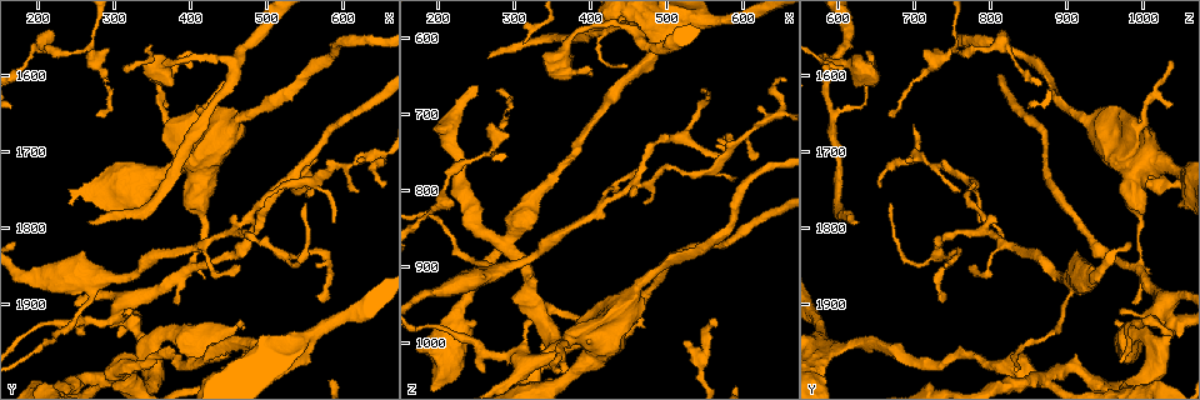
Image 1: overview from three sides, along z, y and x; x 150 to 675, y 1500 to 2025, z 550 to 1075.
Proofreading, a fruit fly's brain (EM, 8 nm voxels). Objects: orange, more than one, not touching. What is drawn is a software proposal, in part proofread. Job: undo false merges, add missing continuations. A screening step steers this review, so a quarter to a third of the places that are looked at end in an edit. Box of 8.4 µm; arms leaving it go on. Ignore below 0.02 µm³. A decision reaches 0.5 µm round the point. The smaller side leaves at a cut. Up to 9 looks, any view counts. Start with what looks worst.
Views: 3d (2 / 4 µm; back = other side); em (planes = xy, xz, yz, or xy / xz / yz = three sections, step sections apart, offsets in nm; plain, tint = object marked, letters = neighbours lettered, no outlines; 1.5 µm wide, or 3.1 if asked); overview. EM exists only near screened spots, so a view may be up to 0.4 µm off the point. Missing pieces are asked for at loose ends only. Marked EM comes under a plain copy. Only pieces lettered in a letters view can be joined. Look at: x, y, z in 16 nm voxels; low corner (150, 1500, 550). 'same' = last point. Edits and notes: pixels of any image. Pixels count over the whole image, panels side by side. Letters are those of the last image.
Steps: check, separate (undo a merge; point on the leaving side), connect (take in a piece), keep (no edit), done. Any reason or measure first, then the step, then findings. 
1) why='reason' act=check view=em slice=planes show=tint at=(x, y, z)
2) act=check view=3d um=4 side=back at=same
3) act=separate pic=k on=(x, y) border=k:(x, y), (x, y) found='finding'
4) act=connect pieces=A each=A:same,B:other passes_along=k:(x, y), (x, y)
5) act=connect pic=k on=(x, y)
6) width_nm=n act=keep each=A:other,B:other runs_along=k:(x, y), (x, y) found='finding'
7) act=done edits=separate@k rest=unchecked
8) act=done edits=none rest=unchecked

why='long arm stops here' act=check view=em slice=yz step=4 show=letters at=(265, 1795, 630)

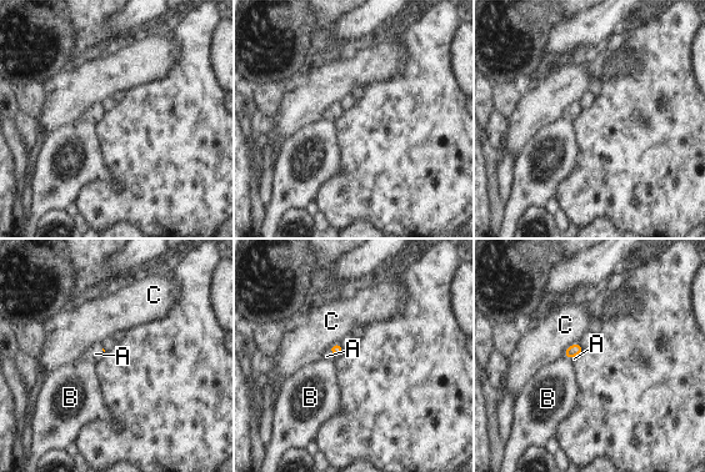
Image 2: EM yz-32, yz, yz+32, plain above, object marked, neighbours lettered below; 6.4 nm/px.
act=connect pieces=A each=A:same,B:other,C:other passes_along=2:(336, 349), (331, 354), (326, 356) found='the cell continues'

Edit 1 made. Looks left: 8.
act=check view=em slice=planes show=letters at=(355, 1580, 1040)

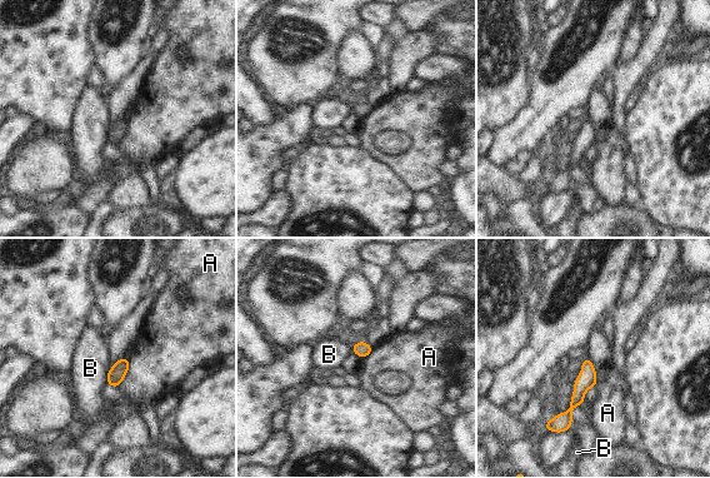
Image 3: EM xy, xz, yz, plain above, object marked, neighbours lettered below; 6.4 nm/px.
longest_contact=A:220nm act=keep each=A:other,B:other runs_along=3:(586, 362), (586, 379), (565, 426) found='no lettered piece goes on from it'

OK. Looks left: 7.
why='sudden change in width' act=check view=3d um=2 at=(415, 1780, 1000)

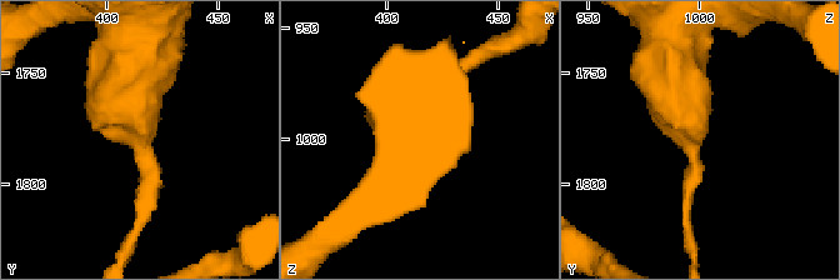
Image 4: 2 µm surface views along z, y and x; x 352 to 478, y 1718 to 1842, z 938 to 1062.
act=check view=em slice=xy step=4 show=tint at=(416, 1781, 996)

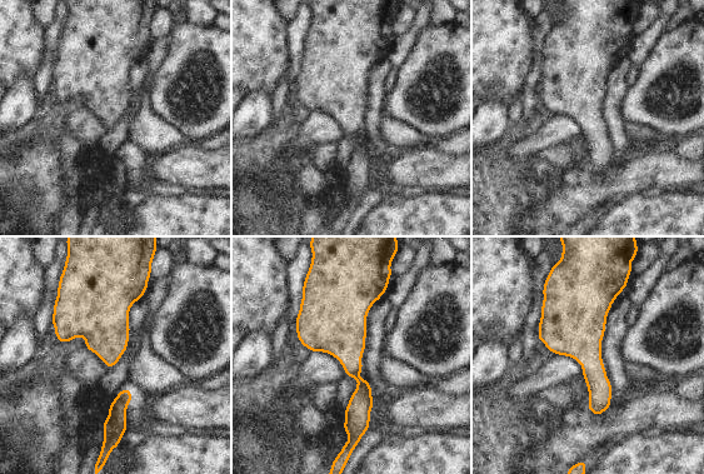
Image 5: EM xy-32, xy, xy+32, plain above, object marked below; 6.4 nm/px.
act=check view=em slice=planes show=letters at=same

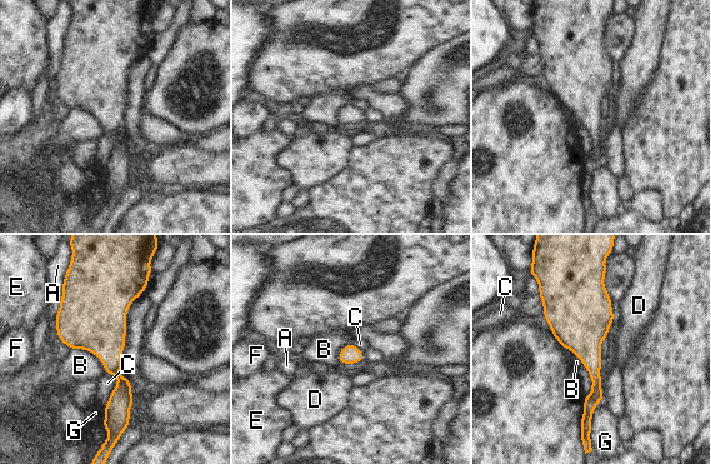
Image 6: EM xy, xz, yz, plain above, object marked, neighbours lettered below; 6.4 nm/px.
width_nm=120 act=keep each=A:other,B:other,C:other,D:other,E:other,F:other,G:other border=6:(106, 372), (116, 387), (104, 408) found='all the same cell'

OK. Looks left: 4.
why='narrows sharply' act=check view=3d um=4 at=(215, 1560, 785)

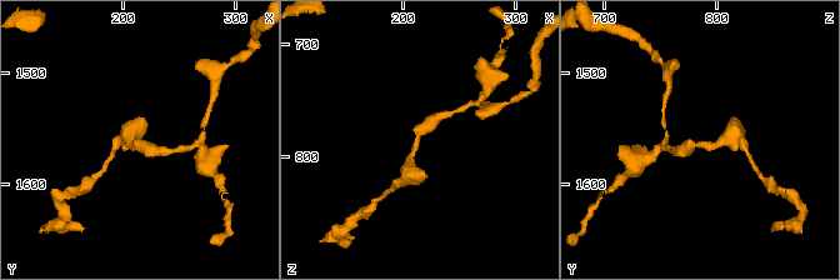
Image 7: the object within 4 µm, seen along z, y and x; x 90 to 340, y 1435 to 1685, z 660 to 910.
act=check view=em slice=planes show=letters at=(212, 1566, 788)

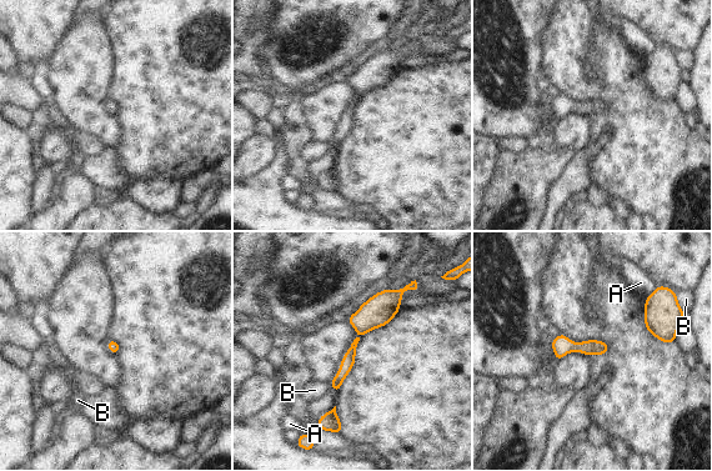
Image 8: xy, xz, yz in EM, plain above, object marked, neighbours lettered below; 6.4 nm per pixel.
longest_contact=A:80nm act=keep each=A:other,B:other found='continuous, no second cell'

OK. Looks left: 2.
act=done edits=connect@2 rest=unchecked

